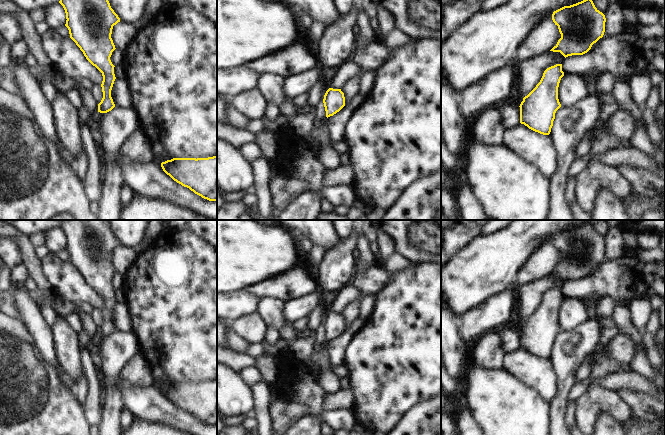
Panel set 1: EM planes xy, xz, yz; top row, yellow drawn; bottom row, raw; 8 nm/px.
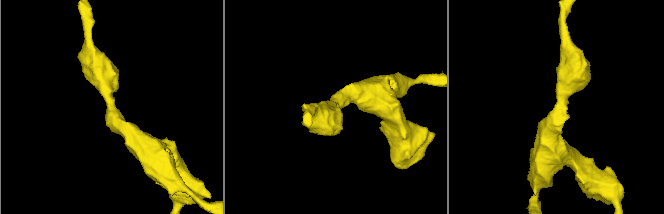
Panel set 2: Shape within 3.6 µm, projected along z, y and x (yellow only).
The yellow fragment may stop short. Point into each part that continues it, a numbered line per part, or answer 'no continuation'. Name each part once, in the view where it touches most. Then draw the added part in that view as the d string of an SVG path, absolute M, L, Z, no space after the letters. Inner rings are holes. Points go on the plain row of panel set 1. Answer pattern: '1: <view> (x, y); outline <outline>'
no continuation

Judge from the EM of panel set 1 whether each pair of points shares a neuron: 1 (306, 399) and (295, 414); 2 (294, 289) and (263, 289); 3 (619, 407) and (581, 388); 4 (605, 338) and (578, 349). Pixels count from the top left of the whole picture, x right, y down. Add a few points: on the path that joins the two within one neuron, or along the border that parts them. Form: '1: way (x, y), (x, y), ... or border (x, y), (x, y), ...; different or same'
1: border (280, 399), (300, 405), (306, 415); different
2: way (286, 288), (271, 288); same
3: border (589, 385), (575, 401); different
4: border (597, 319), (601, 330), (599, 341), (586, 356); different

